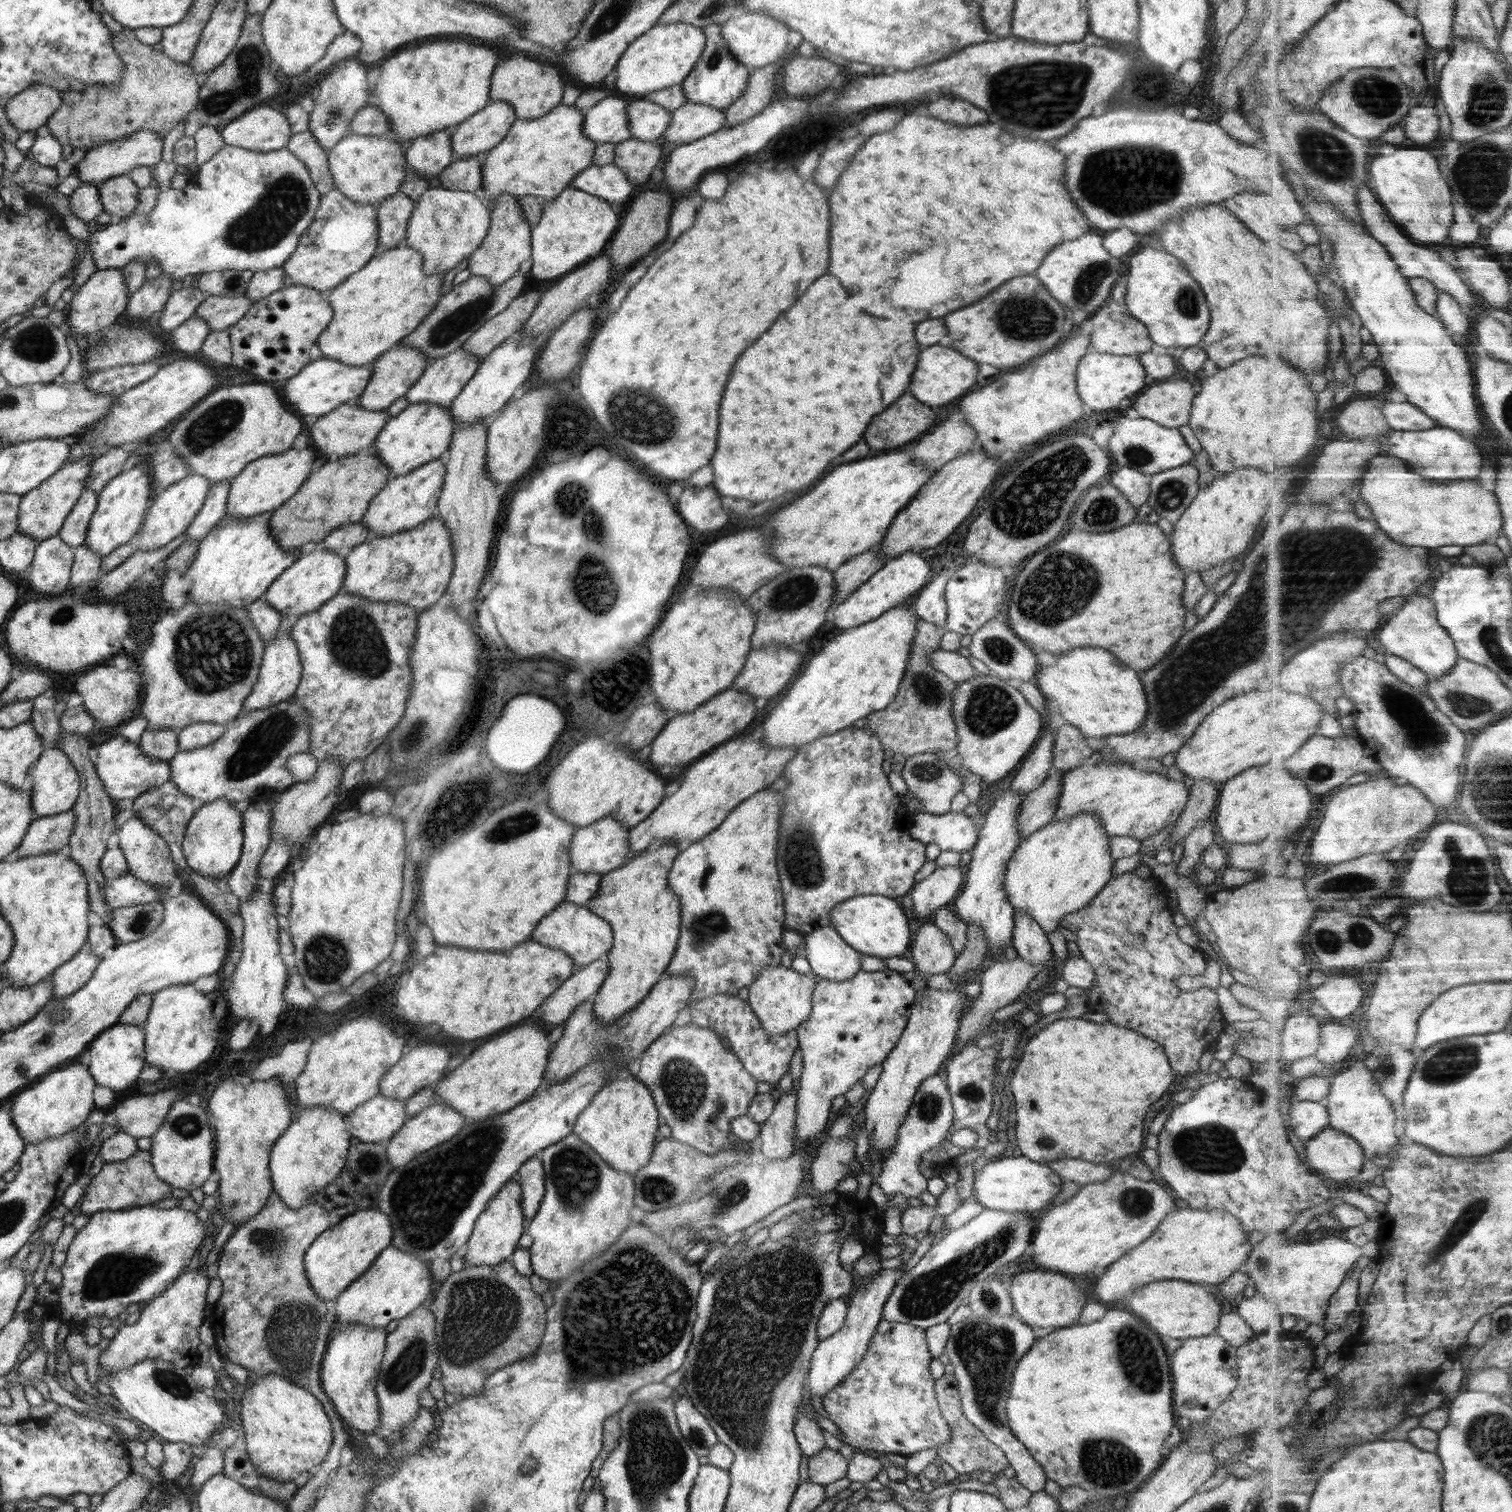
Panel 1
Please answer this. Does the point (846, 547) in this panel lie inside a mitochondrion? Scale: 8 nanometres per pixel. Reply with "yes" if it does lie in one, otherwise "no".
no

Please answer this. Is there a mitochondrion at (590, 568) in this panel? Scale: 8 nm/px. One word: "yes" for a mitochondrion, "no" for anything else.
yes

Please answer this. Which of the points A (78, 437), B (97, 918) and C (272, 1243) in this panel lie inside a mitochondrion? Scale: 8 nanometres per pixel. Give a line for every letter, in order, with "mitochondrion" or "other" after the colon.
A: other
B: other
C: mitochondrion

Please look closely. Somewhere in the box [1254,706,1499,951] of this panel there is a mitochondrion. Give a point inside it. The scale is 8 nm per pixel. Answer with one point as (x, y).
(1468, 881)

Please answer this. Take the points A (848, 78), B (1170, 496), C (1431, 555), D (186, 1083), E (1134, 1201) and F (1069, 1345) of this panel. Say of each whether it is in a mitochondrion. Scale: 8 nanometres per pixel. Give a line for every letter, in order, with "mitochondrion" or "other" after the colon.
A: other
B: mitochondrion
C: other
D: other
E: mitochondrion
F: other

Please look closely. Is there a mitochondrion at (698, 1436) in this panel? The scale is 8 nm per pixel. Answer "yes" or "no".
yes

